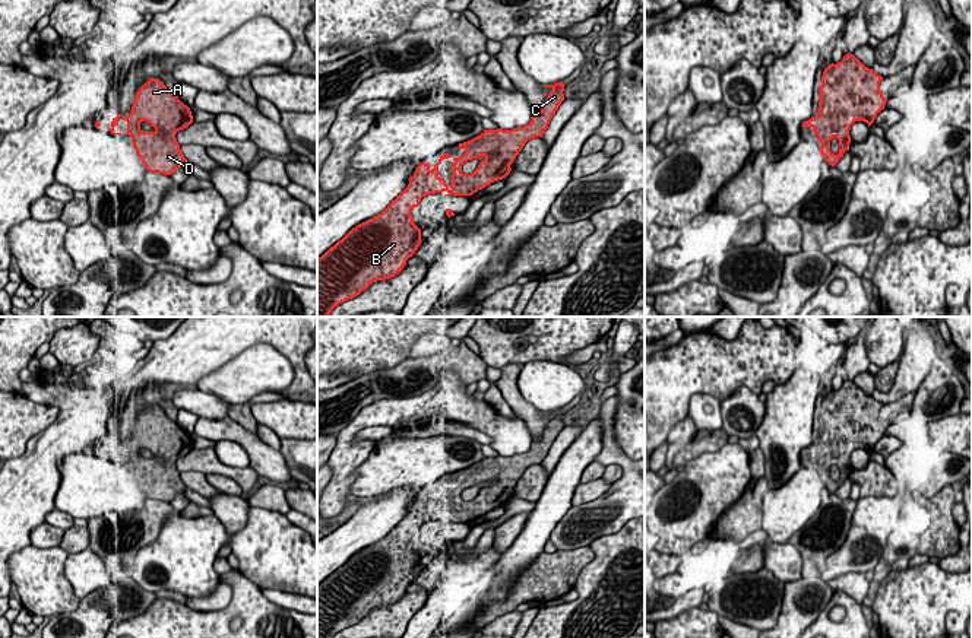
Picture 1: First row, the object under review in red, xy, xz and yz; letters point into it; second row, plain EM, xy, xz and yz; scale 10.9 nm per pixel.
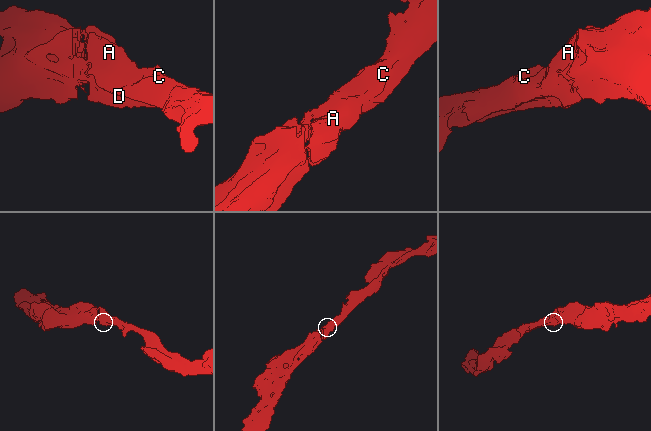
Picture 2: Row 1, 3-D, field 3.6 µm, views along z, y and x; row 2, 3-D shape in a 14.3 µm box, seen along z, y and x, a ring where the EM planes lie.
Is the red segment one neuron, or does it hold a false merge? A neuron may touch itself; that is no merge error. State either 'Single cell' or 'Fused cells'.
Single cell

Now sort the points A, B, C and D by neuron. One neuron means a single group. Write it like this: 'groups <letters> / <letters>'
groups A B C D

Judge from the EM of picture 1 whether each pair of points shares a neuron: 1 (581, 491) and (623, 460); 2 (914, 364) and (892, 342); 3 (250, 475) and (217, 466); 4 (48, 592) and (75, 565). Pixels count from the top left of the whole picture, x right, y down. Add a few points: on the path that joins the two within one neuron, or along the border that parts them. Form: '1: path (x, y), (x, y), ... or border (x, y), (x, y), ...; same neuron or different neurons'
1: border (611, 483), (601, 495), (582, 504); different neurons
2: border (904, 346), (898, 359); different neurons
3: path (241, 475), (225, 470); same neuron
4: border (67, 554), (65, 575), (72, 592), (81, 599); different neurons

